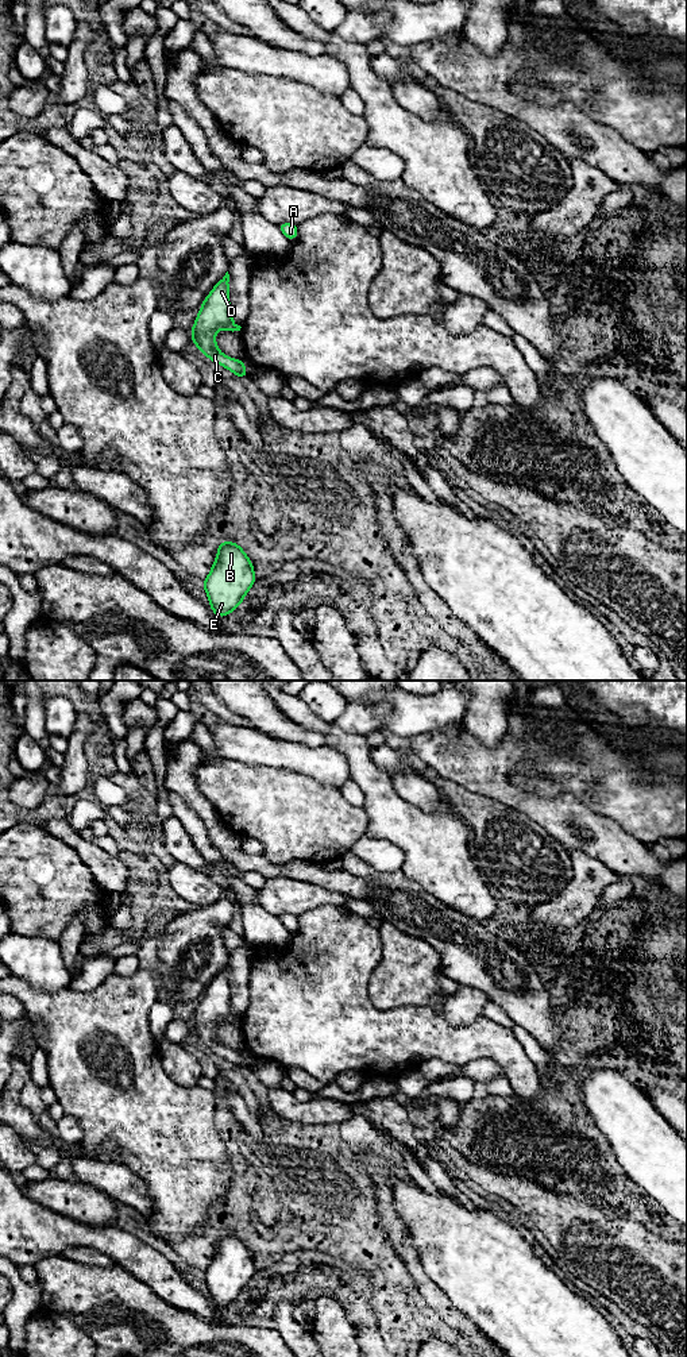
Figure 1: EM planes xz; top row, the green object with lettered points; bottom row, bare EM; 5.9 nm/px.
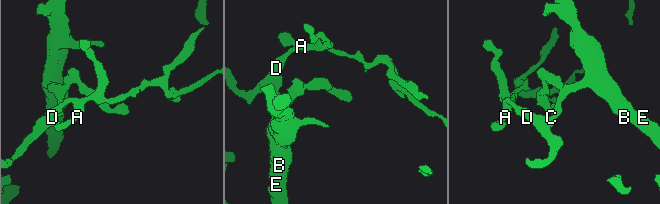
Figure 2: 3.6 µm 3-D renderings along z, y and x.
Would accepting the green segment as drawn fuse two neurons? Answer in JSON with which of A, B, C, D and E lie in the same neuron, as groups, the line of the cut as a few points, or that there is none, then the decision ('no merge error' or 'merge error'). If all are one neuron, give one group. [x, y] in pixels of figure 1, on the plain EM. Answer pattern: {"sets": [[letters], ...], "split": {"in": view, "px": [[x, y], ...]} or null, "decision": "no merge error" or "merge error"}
{"sets": [["A", "B", "C", "D", "E"]], "split": null, "decision": "no merge error"}

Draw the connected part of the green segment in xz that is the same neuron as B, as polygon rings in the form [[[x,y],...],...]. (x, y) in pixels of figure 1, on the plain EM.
[[[225,1231],[217,1237],[217,1249],[201,1276],[213,1304],[223,1310],[243,1294],[255,1272],[250,1249],[239,1235]]]

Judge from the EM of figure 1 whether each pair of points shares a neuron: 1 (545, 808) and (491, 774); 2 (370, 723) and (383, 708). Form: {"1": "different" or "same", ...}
{"1": "same", "2": "different"}

